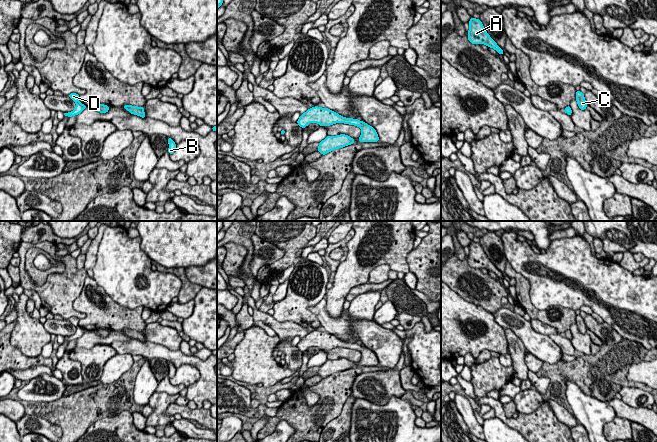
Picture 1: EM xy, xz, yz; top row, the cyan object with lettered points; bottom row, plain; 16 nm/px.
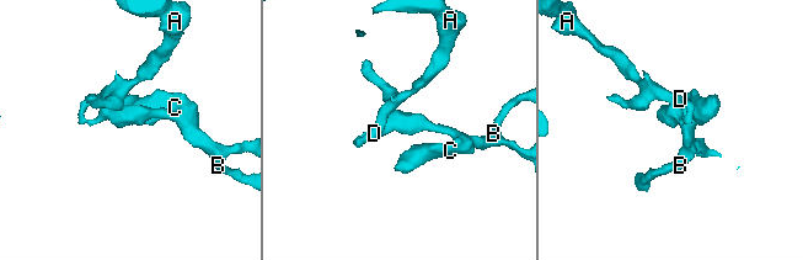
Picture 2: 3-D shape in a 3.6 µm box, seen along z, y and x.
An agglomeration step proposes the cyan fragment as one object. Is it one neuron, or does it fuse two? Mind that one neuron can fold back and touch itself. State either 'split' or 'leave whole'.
leave whole

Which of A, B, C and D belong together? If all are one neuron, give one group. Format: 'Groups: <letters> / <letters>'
Groups: A B C D

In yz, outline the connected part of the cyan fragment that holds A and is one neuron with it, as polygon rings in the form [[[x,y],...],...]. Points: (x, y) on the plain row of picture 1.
[[[471,241],[469,245],[468,264],[472,268],[485,268],[488,271],[495,273],[499,278],[504,279],[503,274],[496,268],[496,266],[486,256],[480,243]]]

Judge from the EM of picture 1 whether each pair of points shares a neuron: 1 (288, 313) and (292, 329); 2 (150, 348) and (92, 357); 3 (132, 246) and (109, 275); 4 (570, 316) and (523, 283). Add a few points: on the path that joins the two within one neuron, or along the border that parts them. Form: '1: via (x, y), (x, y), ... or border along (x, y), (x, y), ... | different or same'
1: border along (272, 316), (278, 321), (294, 321), (308, 332) | different
2: border along (110, 345), (117, 353) | different
3: via (125, 253), (120, 258), (120, 264), (116, 268) | same
4: via (554, 322), (537, 314), (523, 299) | same

